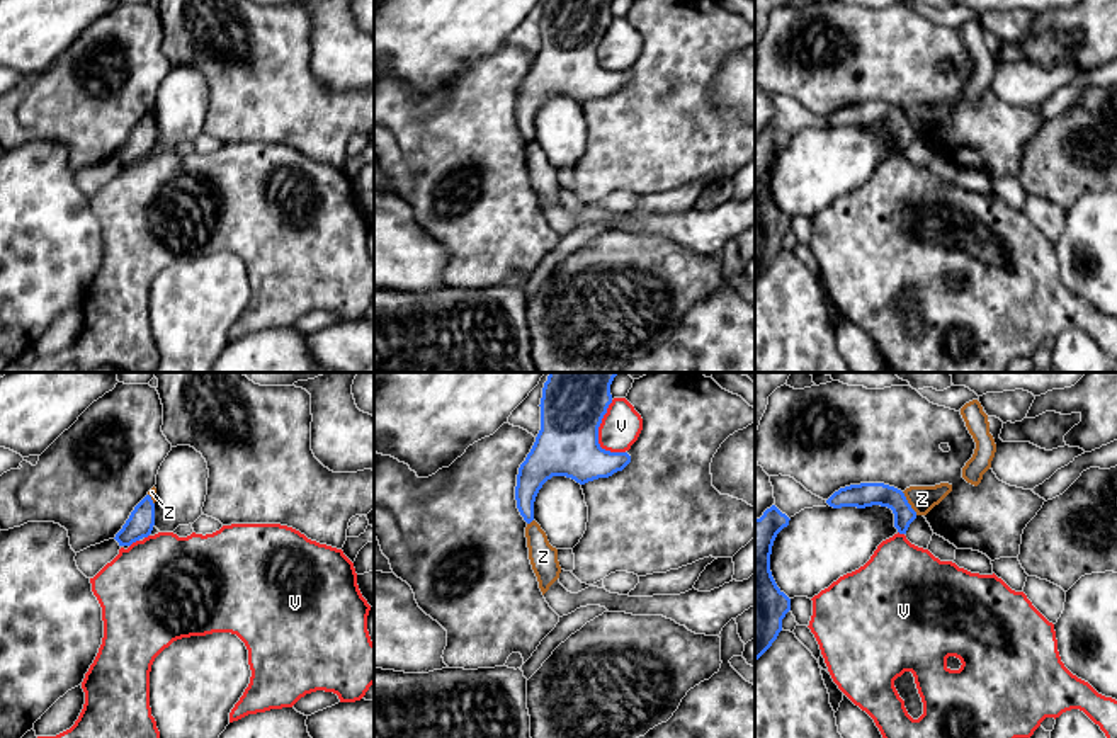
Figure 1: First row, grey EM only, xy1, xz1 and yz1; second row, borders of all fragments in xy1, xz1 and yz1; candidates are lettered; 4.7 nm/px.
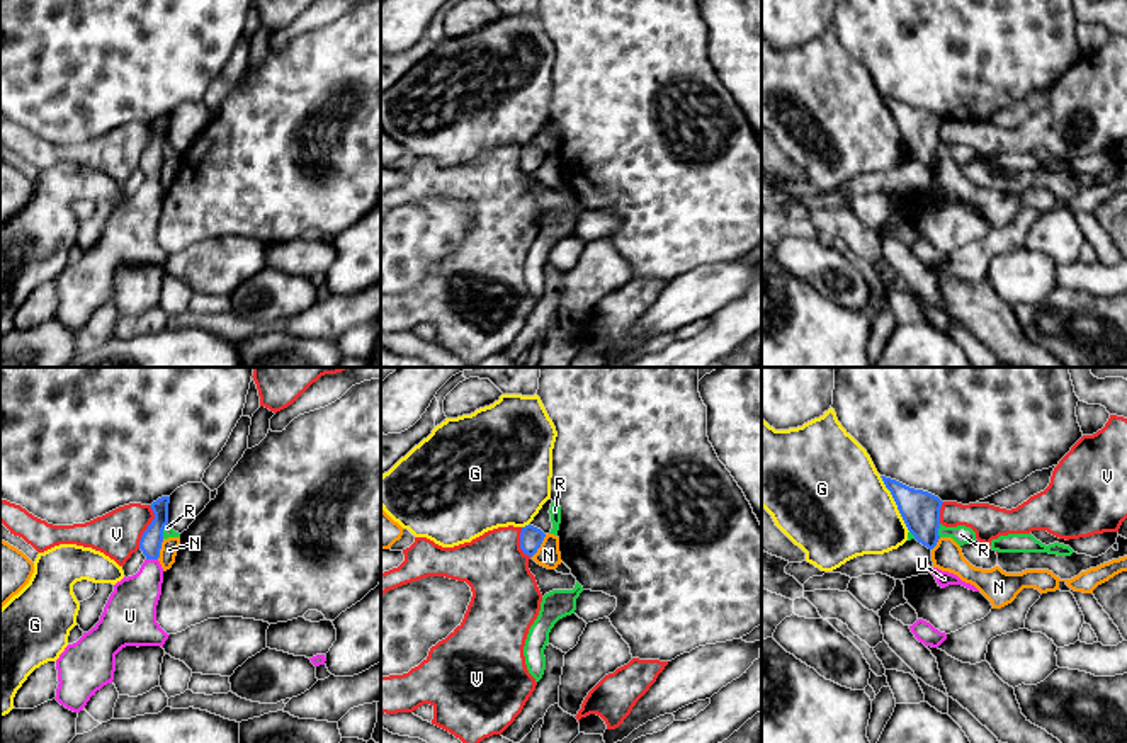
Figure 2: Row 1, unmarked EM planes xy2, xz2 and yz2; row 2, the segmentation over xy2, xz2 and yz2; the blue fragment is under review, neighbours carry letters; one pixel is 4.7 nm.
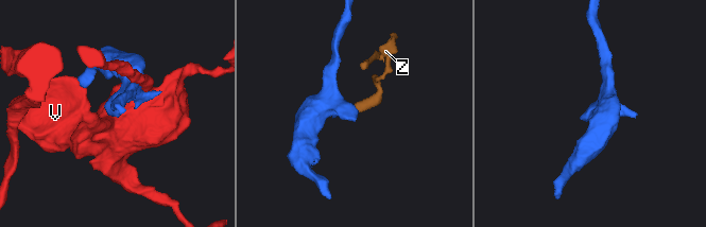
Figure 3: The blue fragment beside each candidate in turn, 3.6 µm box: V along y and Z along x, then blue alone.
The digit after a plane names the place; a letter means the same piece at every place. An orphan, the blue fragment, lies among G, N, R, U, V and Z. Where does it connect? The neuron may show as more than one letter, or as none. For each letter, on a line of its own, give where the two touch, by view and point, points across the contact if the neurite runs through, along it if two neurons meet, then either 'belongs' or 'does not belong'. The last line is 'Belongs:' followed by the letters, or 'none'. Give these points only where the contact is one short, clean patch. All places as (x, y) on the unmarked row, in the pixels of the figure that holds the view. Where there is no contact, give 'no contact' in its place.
G: yz2 (896, 123) | does not belong
N: xz2 (539, 165) | along xz2 (546, 153), (541, 165), (531, 175) | does not belong
R: yz2 (937, 150) | does not belong
U: xy2 (152, 177) | across xy2 (150, 164), (152, 177), (147, 204), (131, 225) | belongs
V: xz1 (597, 55) | does not belong
Z: yz1 (908, 123) | along yz1 (901, 111), (917, 133) | does not belong
Belongs: U

